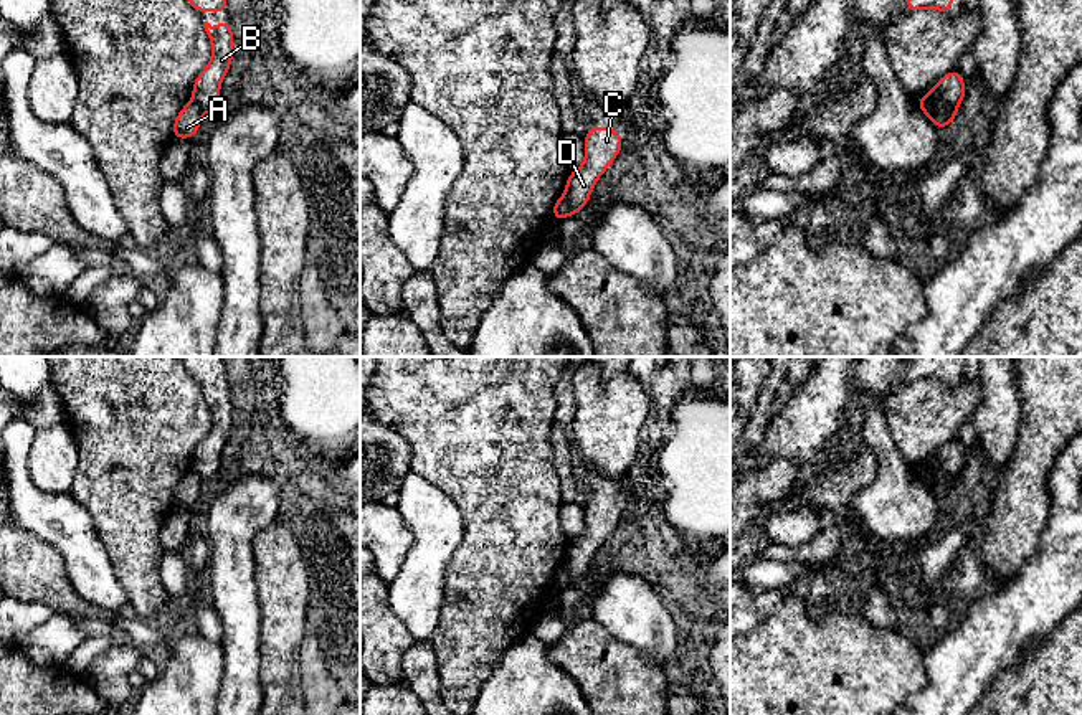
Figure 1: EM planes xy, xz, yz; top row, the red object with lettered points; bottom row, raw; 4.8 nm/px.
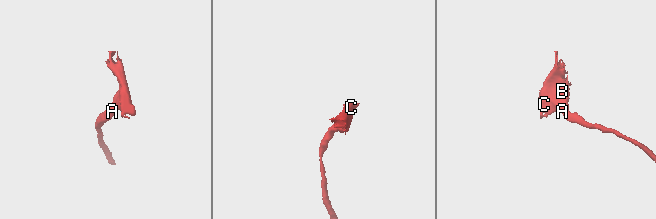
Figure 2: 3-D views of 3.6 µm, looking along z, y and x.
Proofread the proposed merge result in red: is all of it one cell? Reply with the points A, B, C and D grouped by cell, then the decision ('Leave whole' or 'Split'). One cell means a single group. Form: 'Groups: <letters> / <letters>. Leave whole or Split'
Groups: A / B C D. Split

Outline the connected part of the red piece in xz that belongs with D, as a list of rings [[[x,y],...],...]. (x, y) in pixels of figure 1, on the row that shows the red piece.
[[[591,127],[585,134],[585,160],[575,170],[568,173],[565,185],[565,197],[568,200],[568,216],[581,211],[593,192],[598,178],[618,157],[624,137],[618,135],[616,127]]]

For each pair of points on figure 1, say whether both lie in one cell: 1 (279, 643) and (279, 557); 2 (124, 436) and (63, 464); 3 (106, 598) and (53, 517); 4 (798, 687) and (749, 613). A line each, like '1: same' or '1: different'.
1: same
2: different
3: same
4: different

